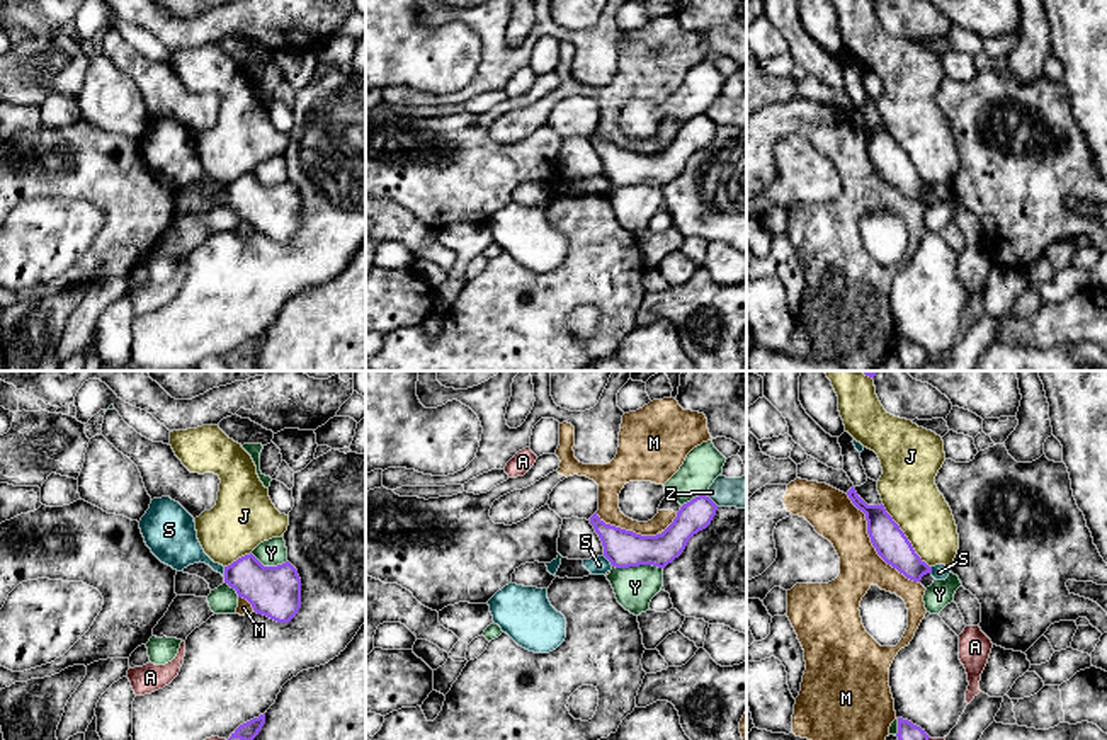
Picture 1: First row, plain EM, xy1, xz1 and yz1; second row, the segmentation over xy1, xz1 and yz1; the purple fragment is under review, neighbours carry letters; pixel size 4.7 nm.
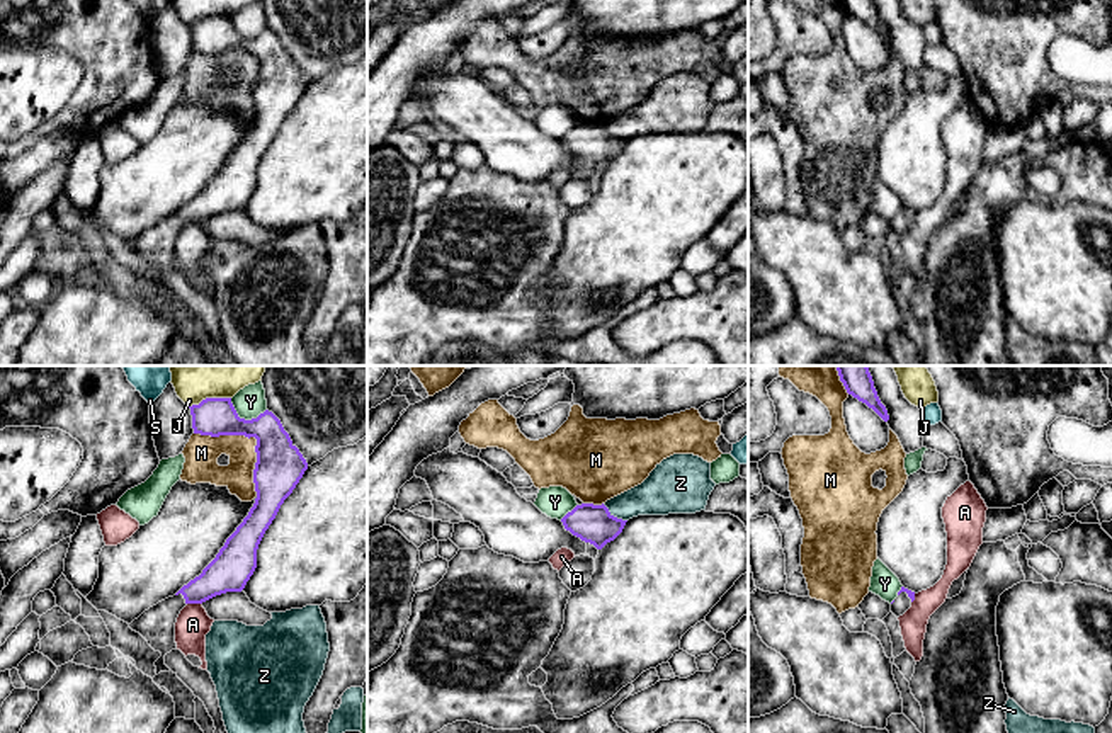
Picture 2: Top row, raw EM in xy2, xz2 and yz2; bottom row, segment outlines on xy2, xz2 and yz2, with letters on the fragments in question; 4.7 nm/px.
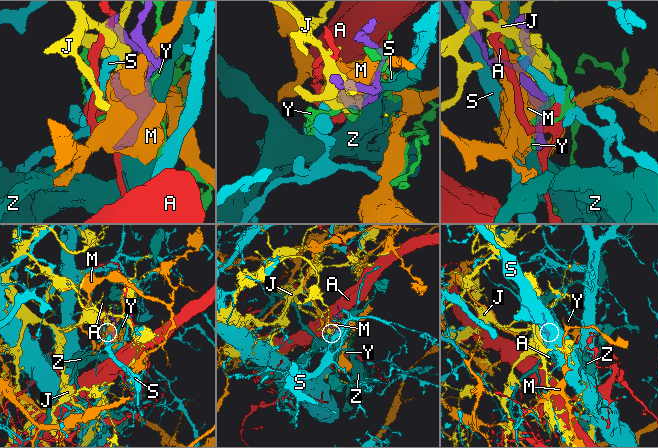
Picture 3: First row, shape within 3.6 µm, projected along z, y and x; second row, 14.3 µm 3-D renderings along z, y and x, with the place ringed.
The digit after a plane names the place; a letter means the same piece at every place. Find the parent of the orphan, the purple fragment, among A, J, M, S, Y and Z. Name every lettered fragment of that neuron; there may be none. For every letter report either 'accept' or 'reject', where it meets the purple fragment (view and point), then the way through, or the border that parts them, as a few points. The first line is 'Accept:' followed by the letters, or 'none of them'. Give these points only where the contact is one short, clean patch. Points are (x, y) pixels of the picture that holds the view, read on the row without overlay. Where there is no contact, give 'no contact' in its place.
Accept: none of them
A: reject | xy2 (194, 221) | along xy2 (187, 221), (201, 223)
J: reject | yz1 (905, 155)
M: reject | xy2 (254, 55)
S: reject | xz1 (607, 177) | along xz1 (604, 174), (613, 184)
Y: reject | xz1 (638, 184)
Z: reject | xz2 (612, 135)

